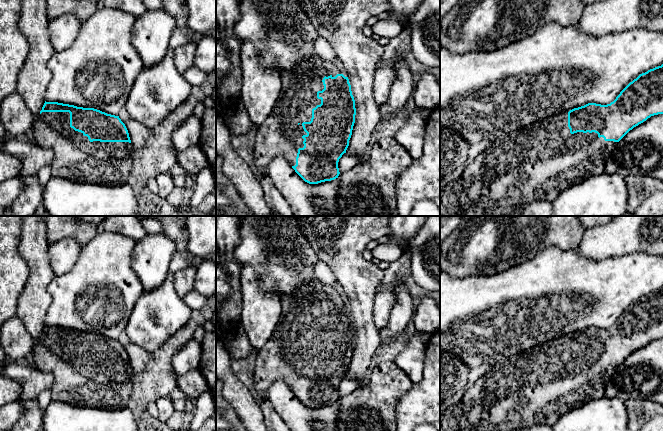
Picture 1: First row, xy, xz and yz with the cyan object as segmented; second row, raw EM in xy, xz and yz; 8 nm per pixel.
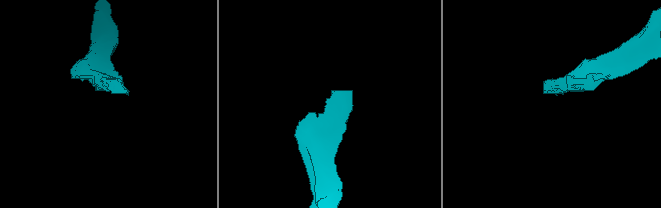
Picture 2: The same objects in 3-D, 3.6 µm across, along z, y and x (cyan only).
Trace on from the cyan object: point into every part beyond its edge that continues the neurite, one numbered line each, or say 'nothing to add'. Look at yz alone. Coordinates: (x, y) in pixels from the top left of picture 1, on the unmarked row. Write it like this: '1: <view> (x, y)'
1: yz (539, 386)

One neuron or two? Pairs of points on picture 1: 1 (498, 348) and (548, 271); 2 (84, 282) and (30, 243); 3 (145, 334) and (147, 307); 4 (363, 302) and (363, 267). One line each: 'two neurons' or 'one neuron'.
1: one neuron
2: two neurons
3: one neuron
4: one neuron

